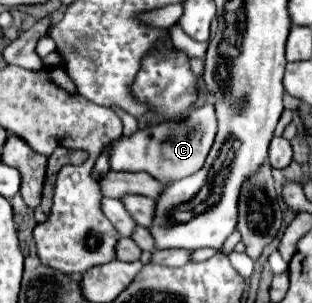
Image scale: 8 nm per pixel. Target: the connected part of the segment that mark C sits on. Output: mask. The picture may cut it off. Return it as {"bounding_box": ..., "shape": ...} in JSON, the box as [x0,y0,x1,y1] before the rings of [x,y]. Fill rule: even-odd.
{"bounding_box":[104,100,216,186],"shape":[[[208,100],[202,108],[194,108],[186,124],[154,124],[146,130],[138,130],[132,136],[120,136],[112,140],[104,150],[108,152],[110,170],[128,170],[128,172],[148,172],[164,186],[180,178],[194,174],[202,168],[210,146],[216,136],[216,114],[214,102]]]}

